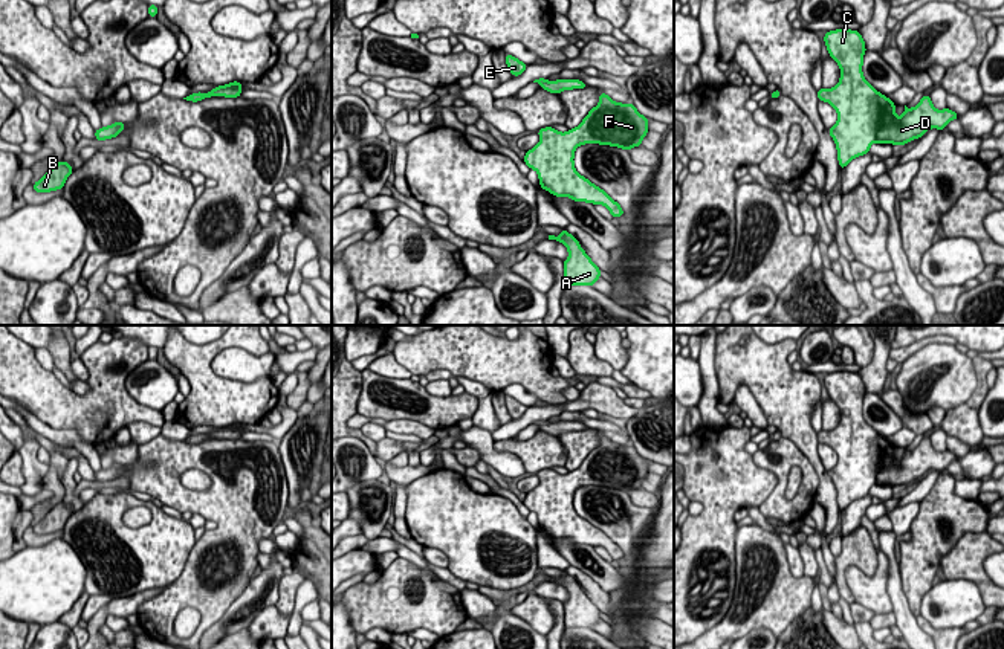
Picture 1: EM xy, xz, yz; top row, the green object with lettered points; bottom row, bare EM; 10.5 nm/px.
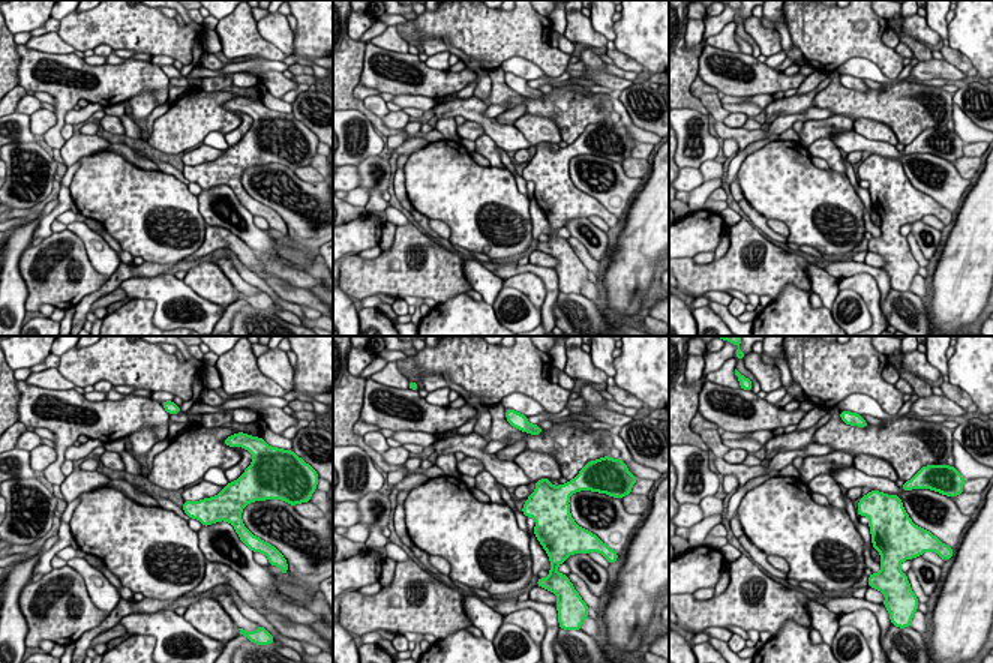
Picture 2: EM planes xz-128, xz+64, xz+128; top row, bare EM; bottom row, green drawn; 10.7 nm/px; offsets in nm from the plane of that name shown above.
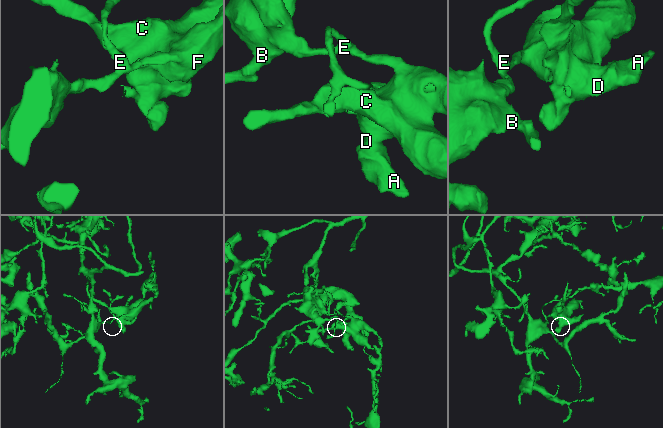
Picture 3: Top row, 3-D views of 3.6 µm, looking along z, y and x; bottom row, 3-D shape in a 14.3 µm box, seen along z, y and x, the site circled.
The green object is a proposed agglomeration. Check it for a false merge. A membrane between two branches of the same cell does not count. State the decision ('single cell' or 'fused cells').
single cell

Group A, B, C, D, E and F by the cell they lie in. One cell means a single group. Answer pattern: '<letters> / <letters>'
A B C D E F

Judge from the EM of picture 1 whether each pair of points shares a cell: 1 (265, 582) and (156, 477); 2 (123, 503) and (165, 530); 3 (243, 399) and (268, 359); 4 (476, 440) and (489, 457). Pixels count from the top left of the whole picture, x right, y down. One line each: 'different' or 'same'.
1: different
2: same
3: different
4: same

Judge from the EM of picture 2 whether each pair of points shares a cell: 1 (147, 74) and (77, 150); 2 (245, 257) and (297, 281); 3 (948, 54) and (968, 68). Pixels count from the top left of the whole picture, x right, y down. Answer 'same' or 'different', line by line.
1: different
2: different
3: same

